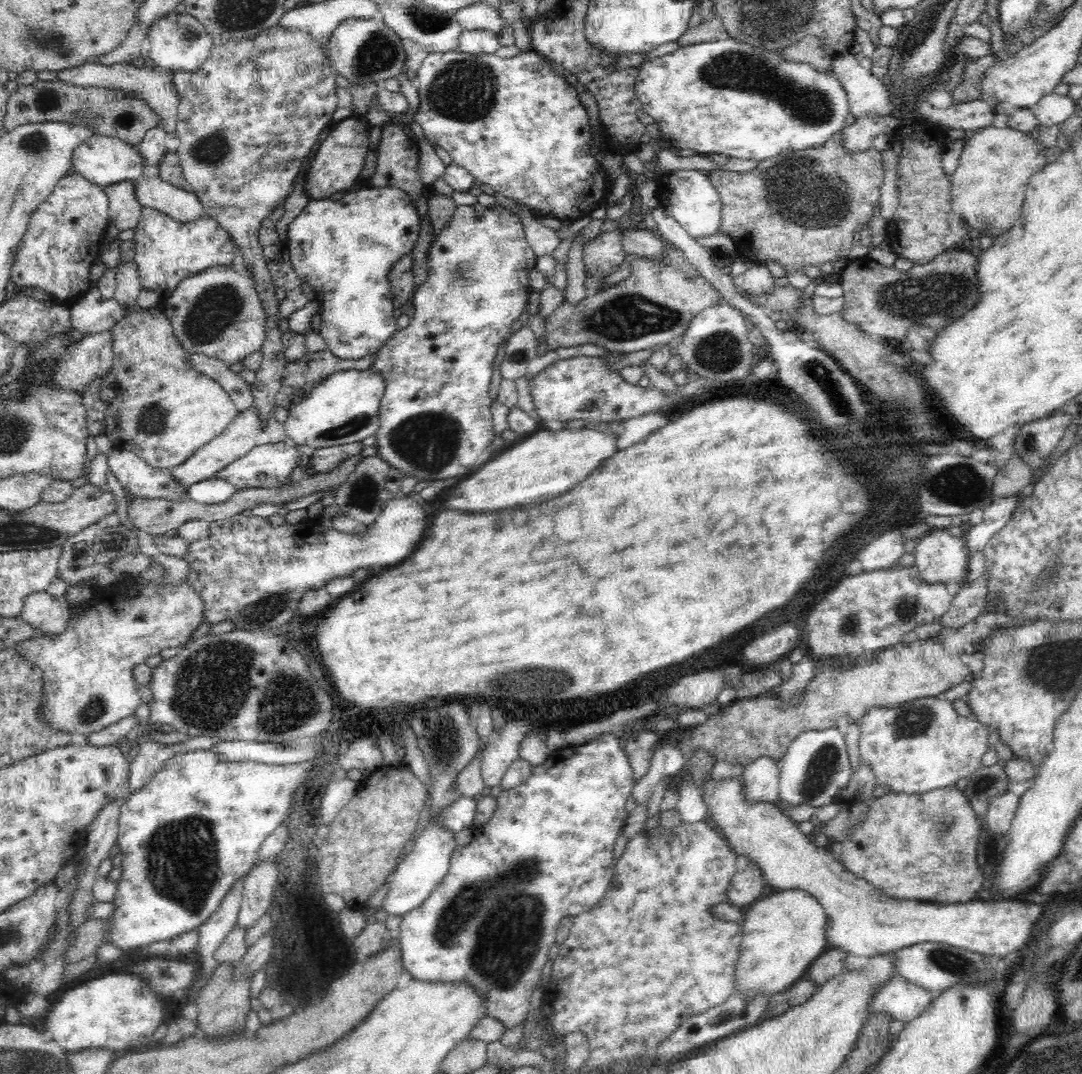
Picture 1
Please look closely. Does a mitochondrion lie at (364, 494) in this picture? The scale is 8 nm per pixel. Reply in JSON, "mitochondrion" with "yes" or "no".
{"mitochondrion":"yes"}

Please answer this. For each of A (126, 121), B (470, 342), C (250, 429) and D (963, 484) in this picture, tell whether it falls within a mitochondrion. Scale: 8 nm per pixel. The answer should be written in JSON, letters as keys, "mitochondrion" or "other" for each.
{"A":"mitochondrion","B":"other","C":"other","D":"mitochondrion"}

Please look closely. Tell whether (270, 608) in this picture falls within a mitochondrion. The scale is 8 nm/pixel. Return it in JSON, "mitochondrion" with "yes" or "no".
{"mitochondrion":"yes"}

